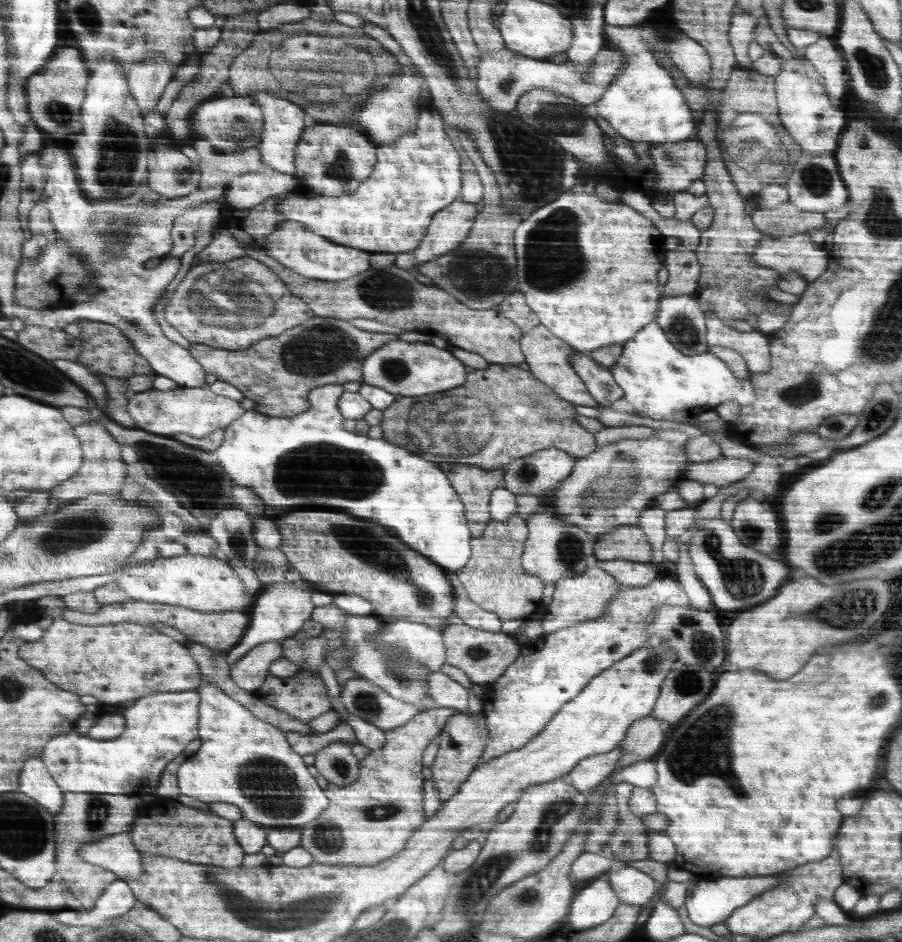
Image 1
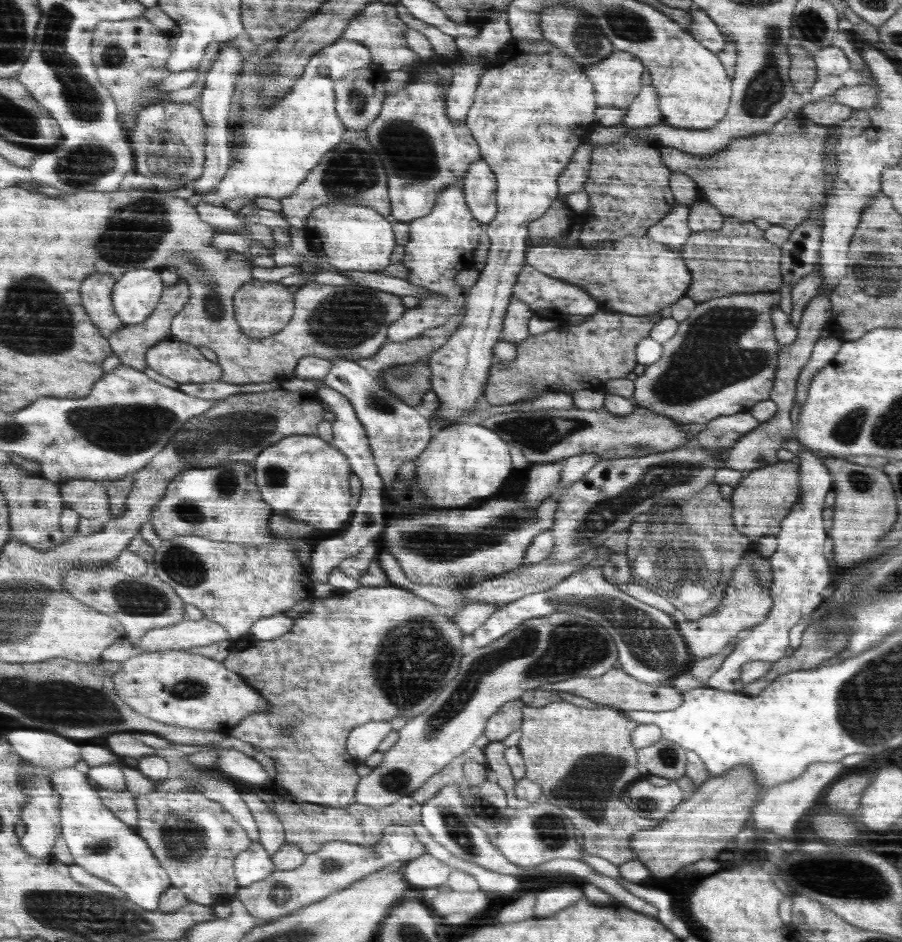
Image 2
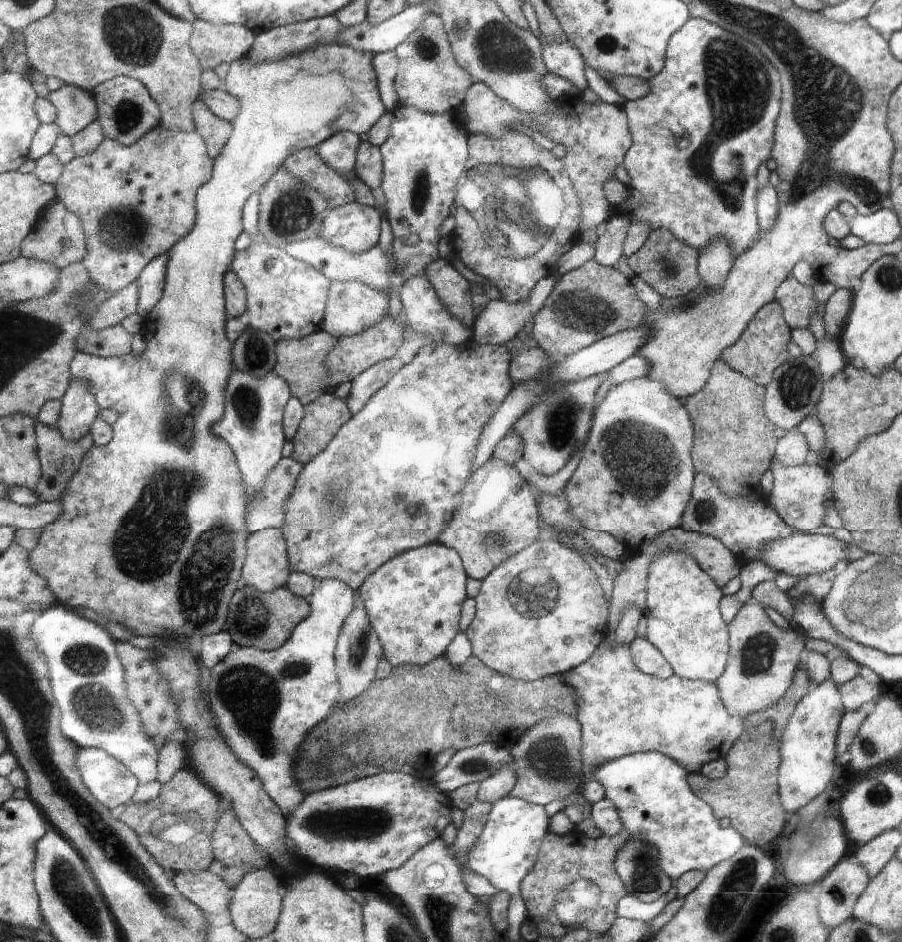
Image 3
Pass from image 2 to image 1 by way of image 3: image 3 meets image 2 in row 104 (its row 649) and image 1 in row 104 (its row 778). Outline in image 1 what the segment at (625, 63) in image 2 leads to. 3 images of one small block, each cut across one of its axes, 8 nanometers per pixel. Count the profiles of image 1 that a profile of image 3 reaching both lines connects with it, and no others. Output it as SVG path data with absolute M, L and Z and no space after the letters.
M607 42L597 54L591 68L587 68L587 70L577 70L573 64L568 64L567 61L560 63L546 59L533 59L510 51L506 47L498 52L481 52L479 50L479 55L481 59L475 66L476 86L485 103L493 108L493 111L499 110L500 112L514 112L523 92L528 92L533 88L553 90L564 96L570 96L590 109L604 94L606 87L618 72L618 68L621 68L622 58L625 57L618 48Z

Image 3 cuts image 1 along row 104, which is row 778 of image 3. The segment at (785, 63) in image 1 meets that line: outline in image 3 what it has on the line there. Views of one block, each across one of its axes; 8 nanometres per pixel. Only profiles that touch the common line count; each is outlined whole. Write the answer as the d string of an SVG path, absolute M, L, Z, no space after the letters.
M831 676L812 689L799 702L786 730L784 744L781 751L783 762L779 768L780 802L789 814L796 814L800 808L804 808L808 802L820 796L827 790L828 782L836 774L836 753L837 748L836 730L838 722L843 718L844 707L840 702L838 689L832 684Z

